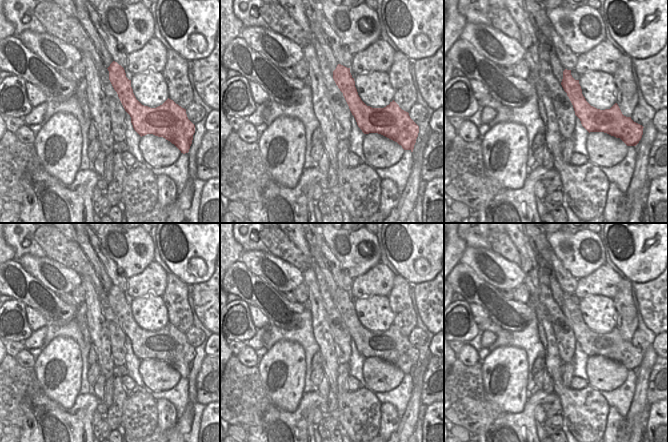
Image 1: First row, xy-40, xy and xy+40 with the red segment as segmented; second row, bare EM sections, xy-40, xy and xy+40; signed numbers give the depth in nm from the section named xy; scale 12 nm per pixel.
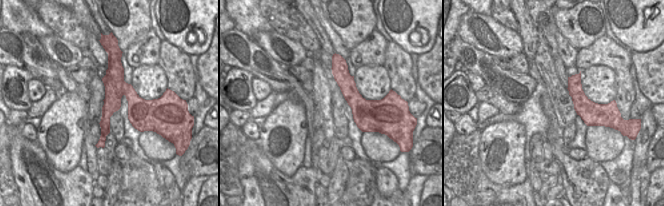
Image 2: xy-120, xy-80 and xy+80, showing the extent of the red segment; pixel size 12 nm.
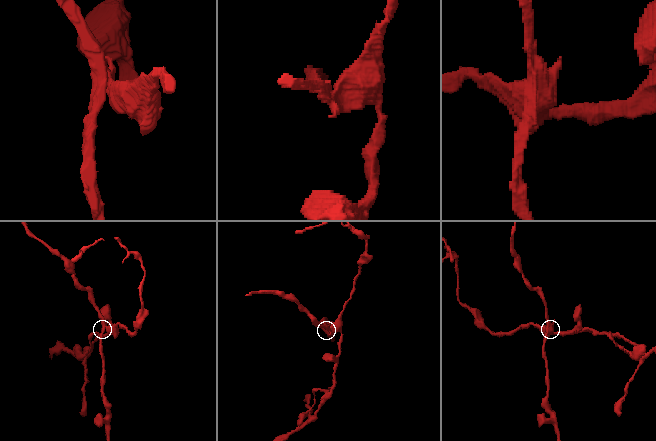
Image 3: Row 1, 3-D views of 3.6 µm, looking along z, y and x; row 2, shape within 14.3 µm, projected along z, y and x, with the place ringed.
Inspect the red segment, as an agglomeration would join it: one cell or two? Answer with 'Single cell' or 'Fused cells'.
Fused cells.

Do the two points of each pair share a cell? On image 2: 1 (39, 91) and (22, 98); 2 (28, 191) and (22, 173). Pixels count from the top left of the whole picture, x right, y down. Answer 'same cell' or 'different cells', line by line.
1: different cells
2: same cell

